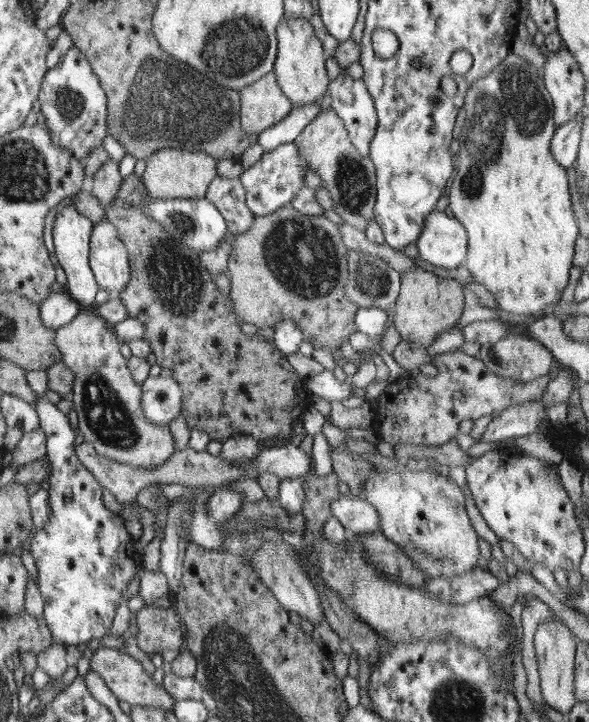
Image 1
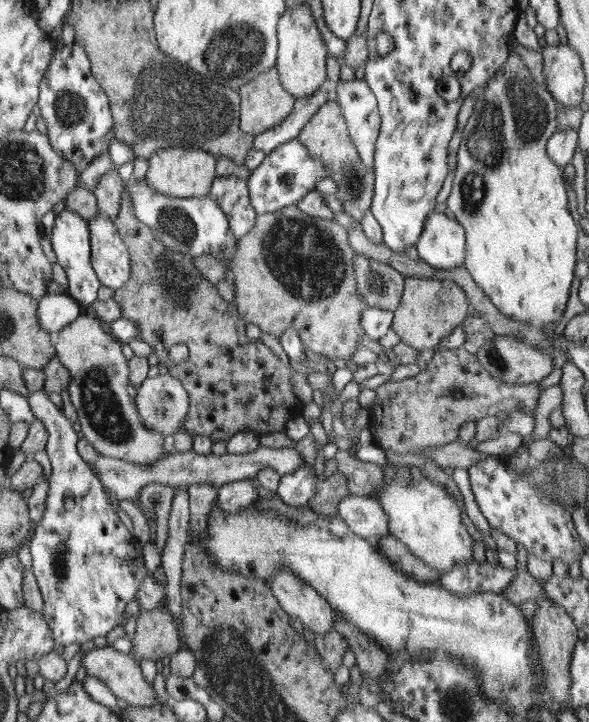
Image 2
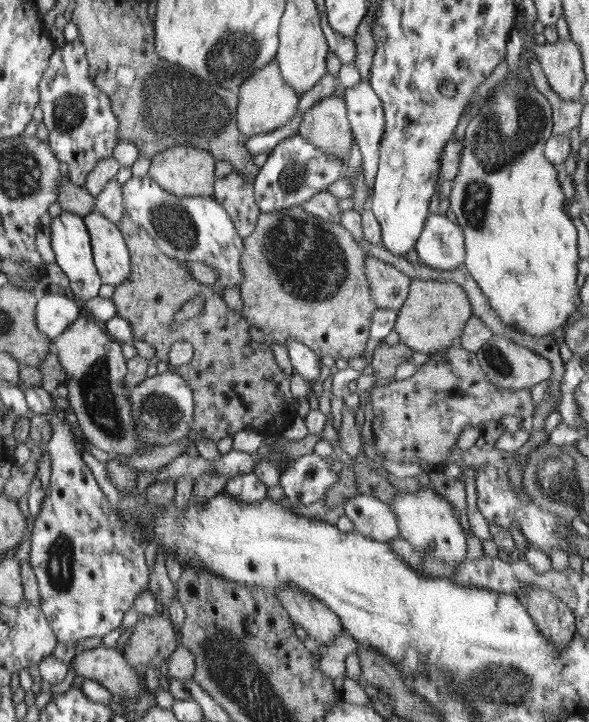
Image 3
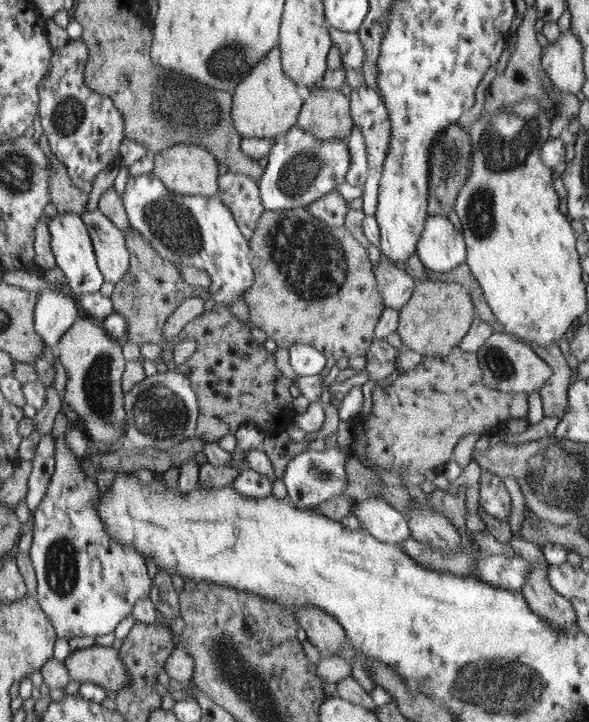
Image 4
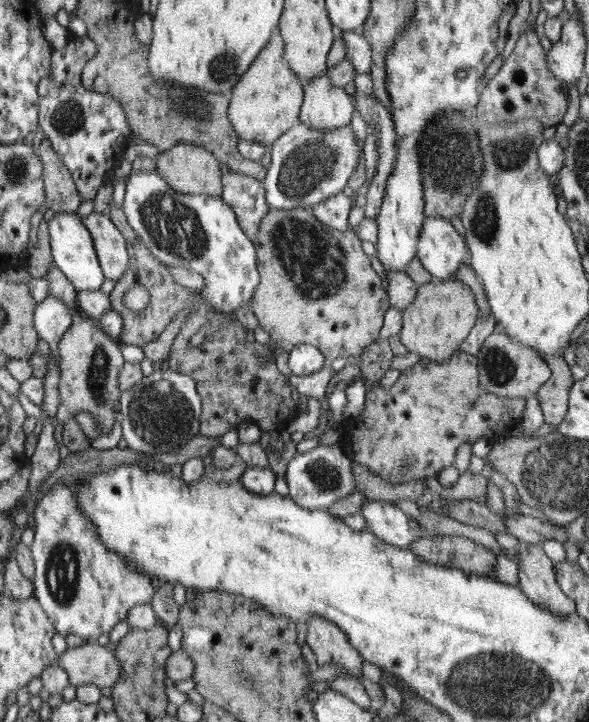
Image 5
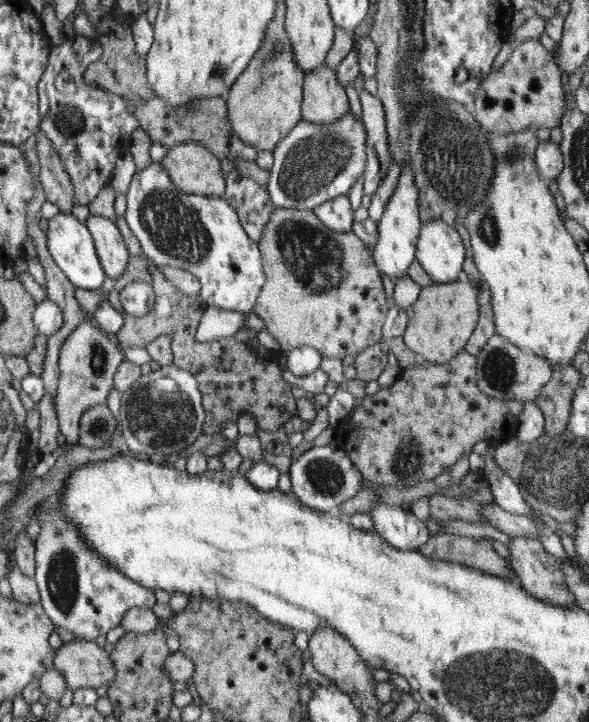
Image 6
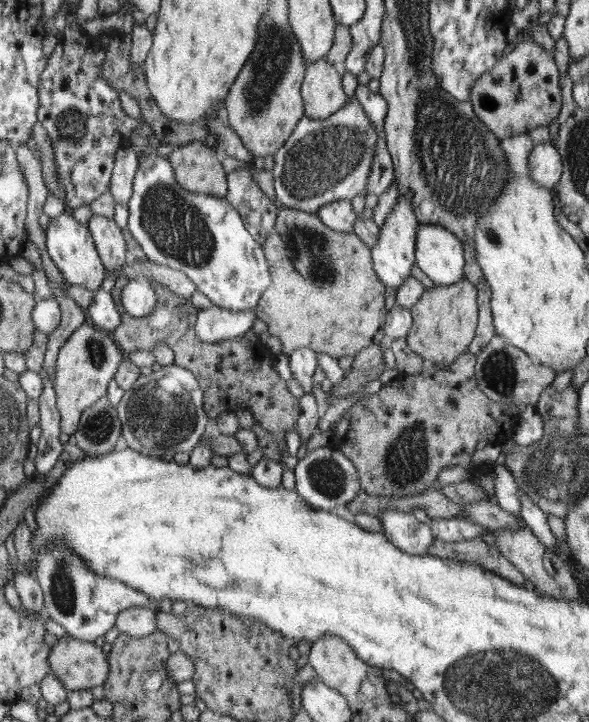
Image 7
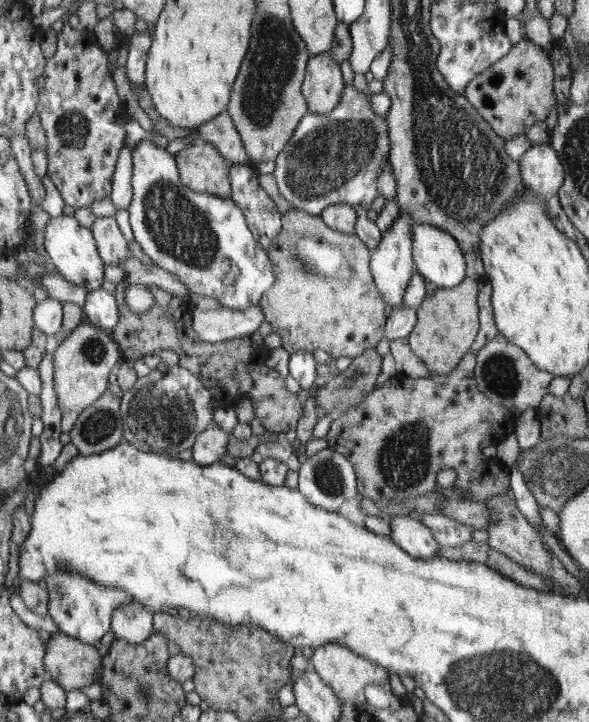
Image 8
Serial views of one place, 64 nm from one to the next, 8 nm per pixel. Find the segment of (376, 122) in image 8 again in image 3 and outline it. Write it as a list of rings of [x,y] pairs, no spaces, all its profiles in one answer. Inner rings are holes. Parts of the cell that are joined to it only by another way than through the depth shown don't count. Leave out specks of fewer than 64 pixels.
[[[294,134],[282,140],[278,147],[268,153],[266,163],[252,178],[254,200],[261,213],[283,211],[285,208],[308,202],[312,195],[328,190],[328,185],[342,178],[344,170],[345,165],[340,158],[328,156],[323,149],[316,148],[307,137]]]

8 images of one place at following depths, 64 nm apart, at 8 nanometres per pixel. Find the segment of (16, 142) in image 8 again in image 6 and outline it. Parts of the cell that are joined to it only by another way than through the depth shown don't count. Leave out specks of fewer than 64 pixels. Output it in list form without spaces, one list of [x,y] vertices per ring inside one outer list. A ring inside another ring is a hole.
[[[26,152],[24,156],[26,156],[28,163],[31,164],[31,170],[33,176],[36,177],[37,186],[35,198],[32,199],[30,202],[30,222],[28,223],[28,234],[30,234],[34,239],[35,247],[38,253],[38,259],[40,259],[40,263],[42,263],[42,266],[45,270],[45,276],[47,280],[45,284],[45,286],[47,287],[47,298],[52,299],[58,306],[60,306],[60,309],[64,314],[64,326],[56,330],[56,332],[54,332],[52,336],[47,339],[47,352],[46,358],[44,360],[44,371],[41,375],[44,380],[44,385],[47,386],[47,394],[51,396],[51,402],[52,404],[54,404],[54,406],[56,406],[55,399],[57,398],[57,385],[60,375],[60,345],[64,343],[64,339],[68,337],[68,334],[70,334],[70,332],[74,331],[78,324],[89,318],[89,315],[81,308],[81,306],[78,304],[77,298],[74,296],[74,290],[76,290],[76,287],[74,286],[74,284],[72,284],[72,282],[68,280],[68,278],[66,278],[66,275],[64,274],[64,272],[62,272],[62,269],[60,269],[60,267],[58,267],[58,265],[53,261],[52,255],[50,253],[50,247],[48,246],[47,234],[42,231],[42,228],[40,228],[39,224],[37,223],[37,219],[40,217],[41,214],[40,210],[42,208],[42,204],[46,202],[46,192],[44,192],[44,188],[42,188],[41,183],[39,182],[39,173],[41,166],[40,164],[38,166],[38,155],[36,156],[36,153],[28,154],[28,152]]]

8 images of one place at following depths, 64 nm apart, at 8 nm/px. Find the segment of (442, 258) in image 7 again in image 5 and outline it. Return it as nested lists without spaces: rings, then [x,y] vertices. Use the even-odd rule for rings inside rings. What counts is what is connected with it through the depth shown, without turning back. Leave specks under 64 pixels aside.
[[[427,217],[419,235],[418,258],[434,280],[446,281],[466,256],[466,242],[448,219]]]

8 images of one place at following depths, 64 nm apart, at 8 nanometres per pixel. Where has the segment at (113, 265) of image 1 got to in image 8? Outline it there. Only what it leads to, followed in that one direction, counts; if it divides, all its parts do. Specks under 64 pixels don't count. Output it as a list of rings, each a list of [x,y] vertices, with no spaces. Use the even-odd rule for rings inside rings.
[[[96,217],[92,232],[95,232],[95,243],[99,245],[104,264],[119,264],[126,259],[129,244],[115,217]]]

